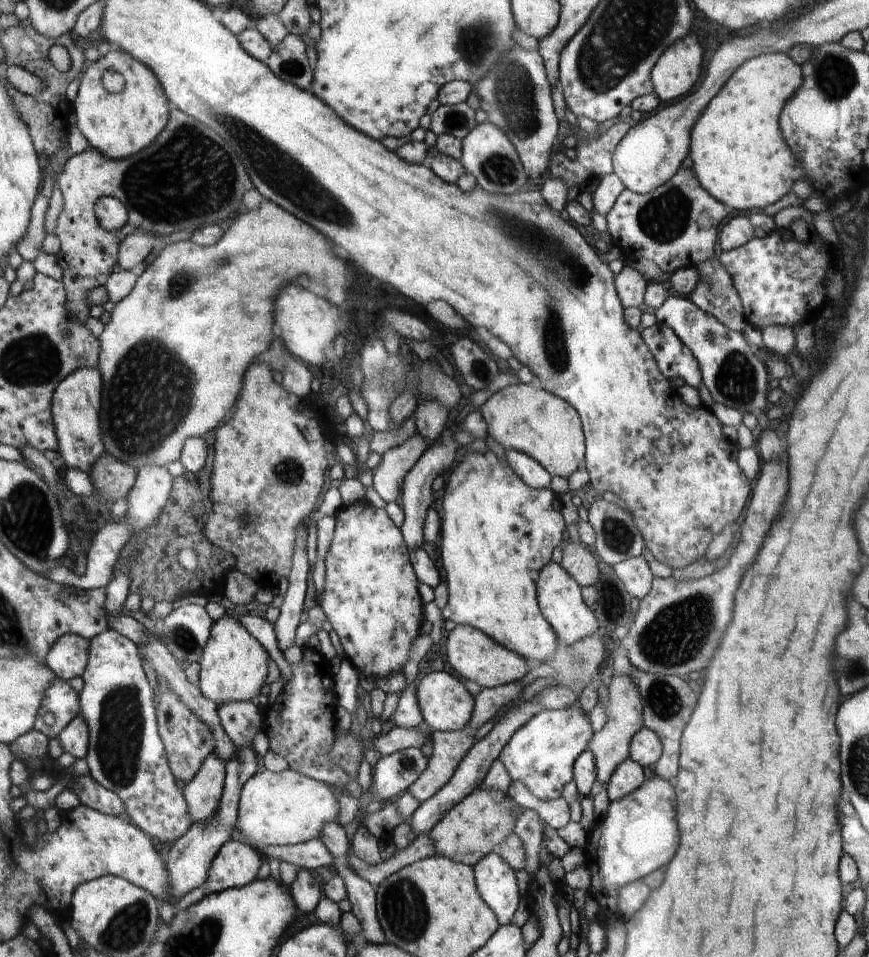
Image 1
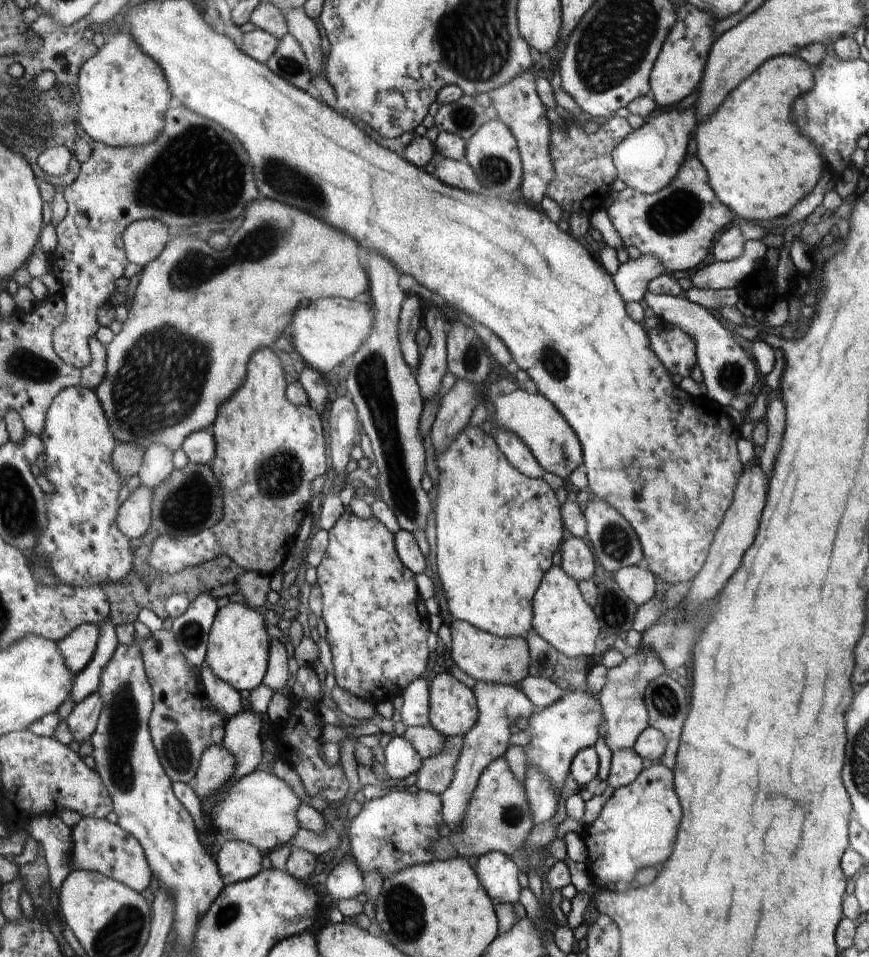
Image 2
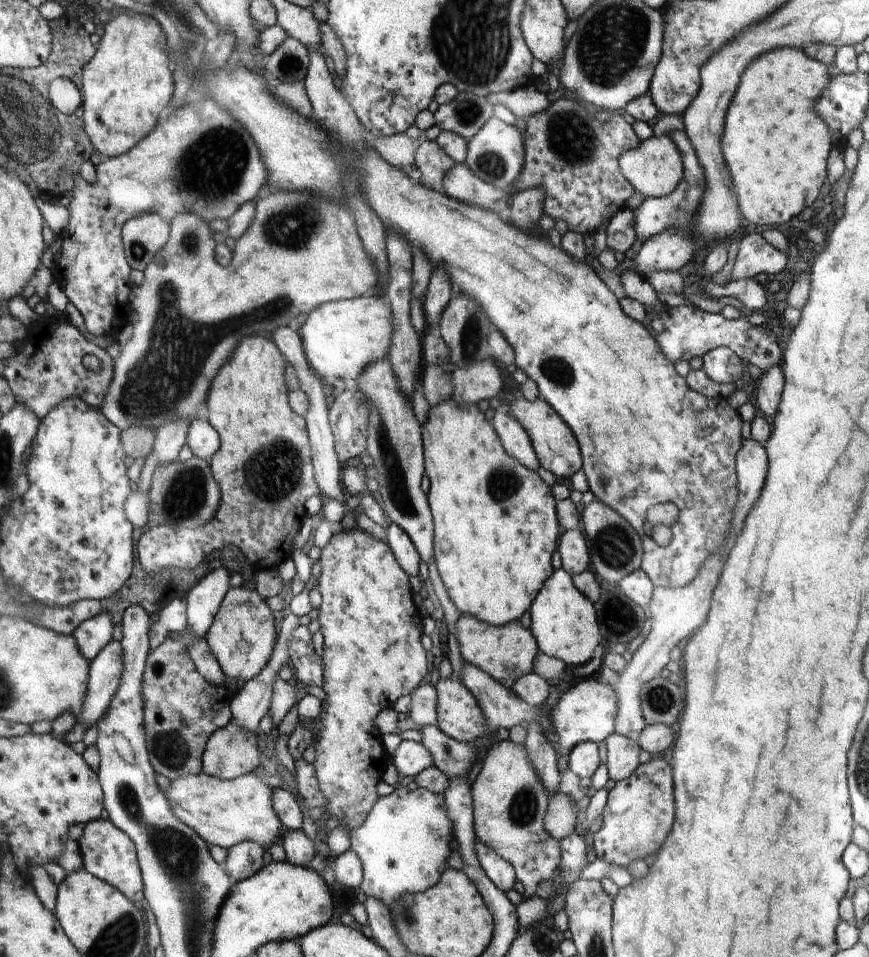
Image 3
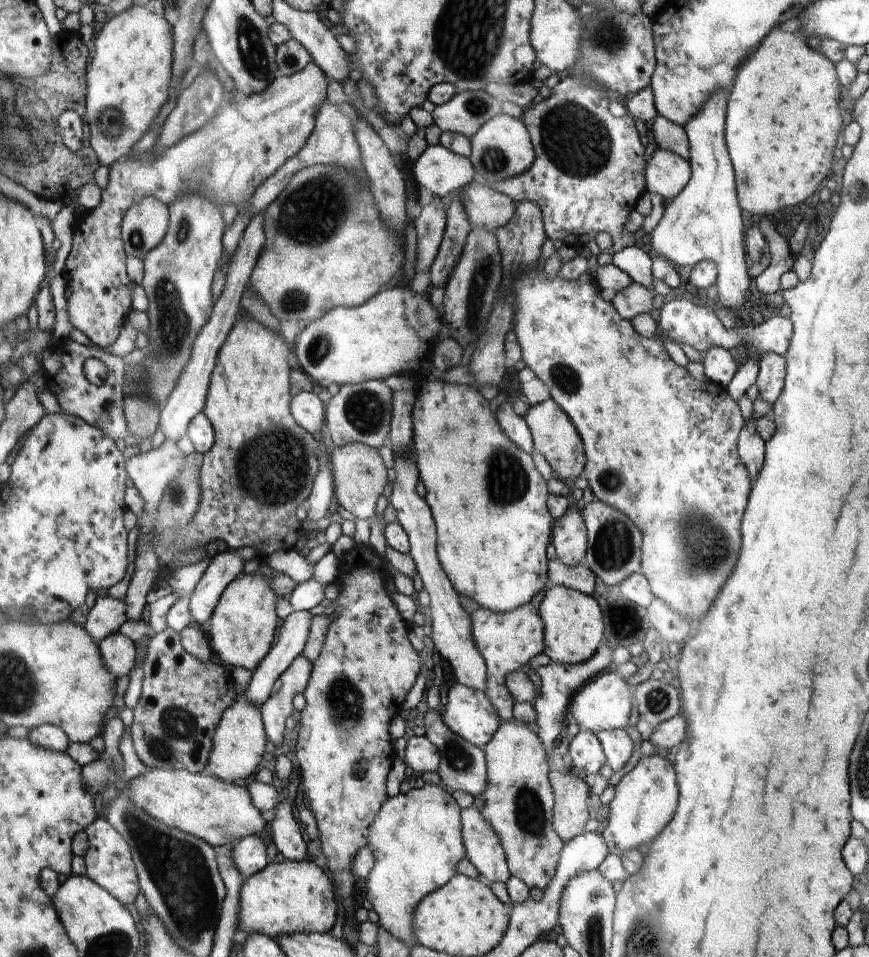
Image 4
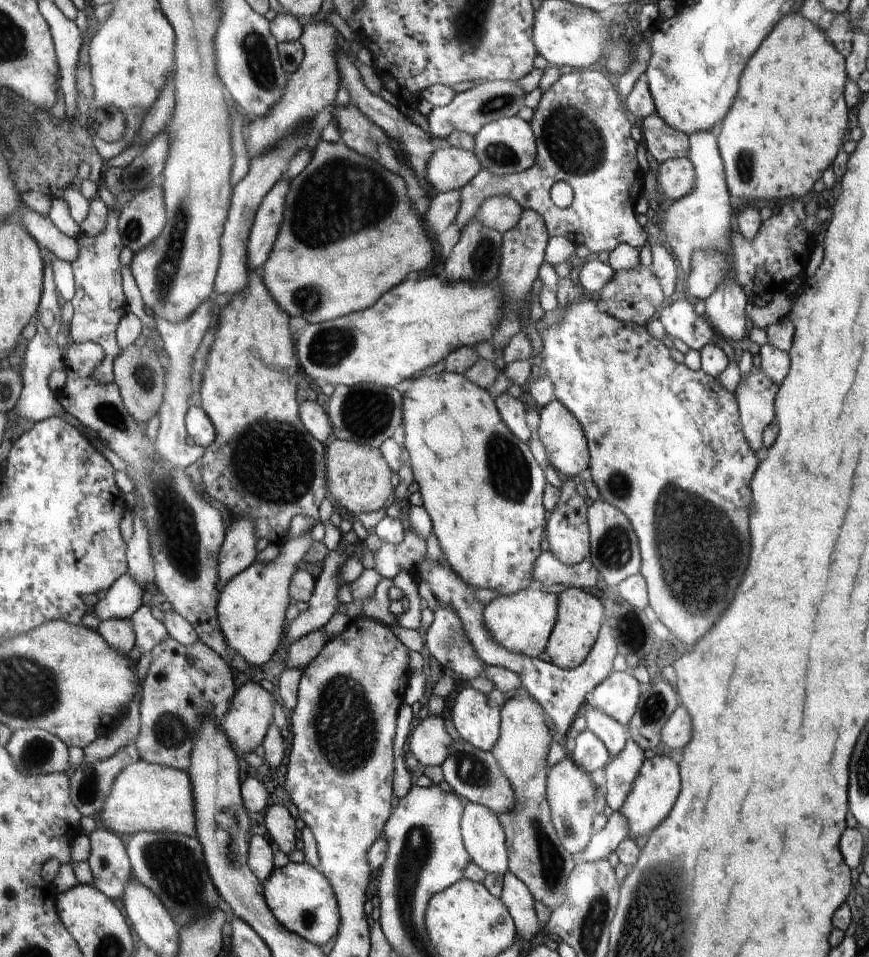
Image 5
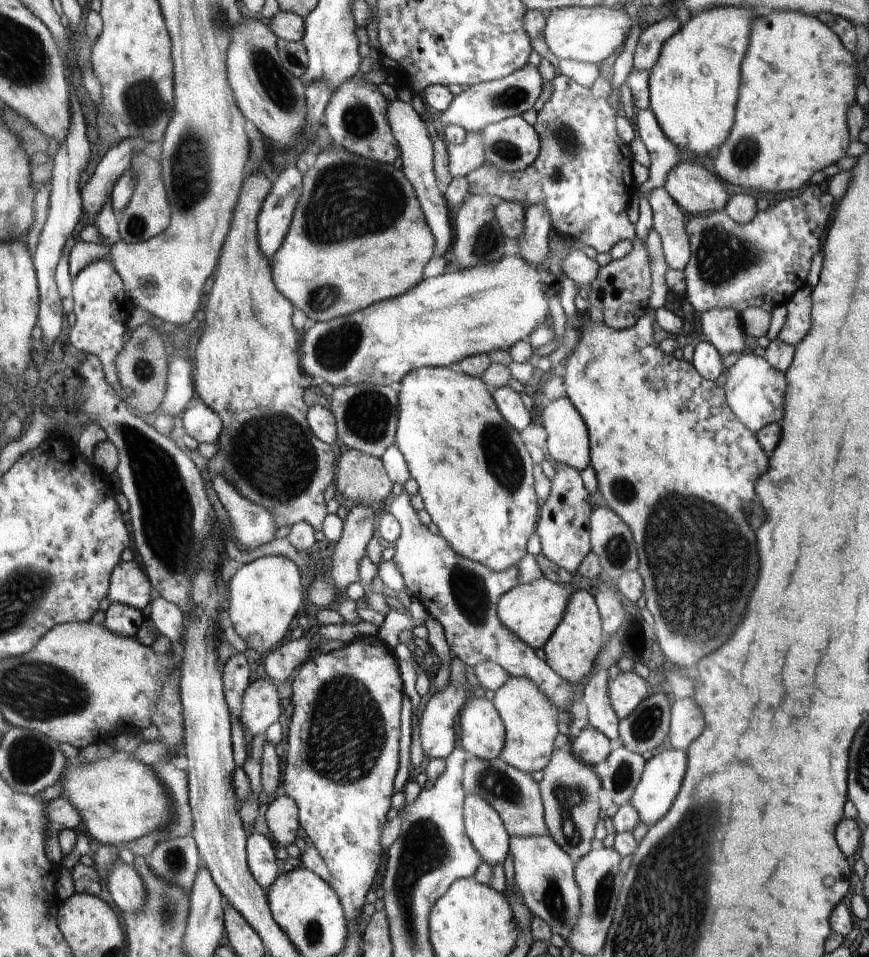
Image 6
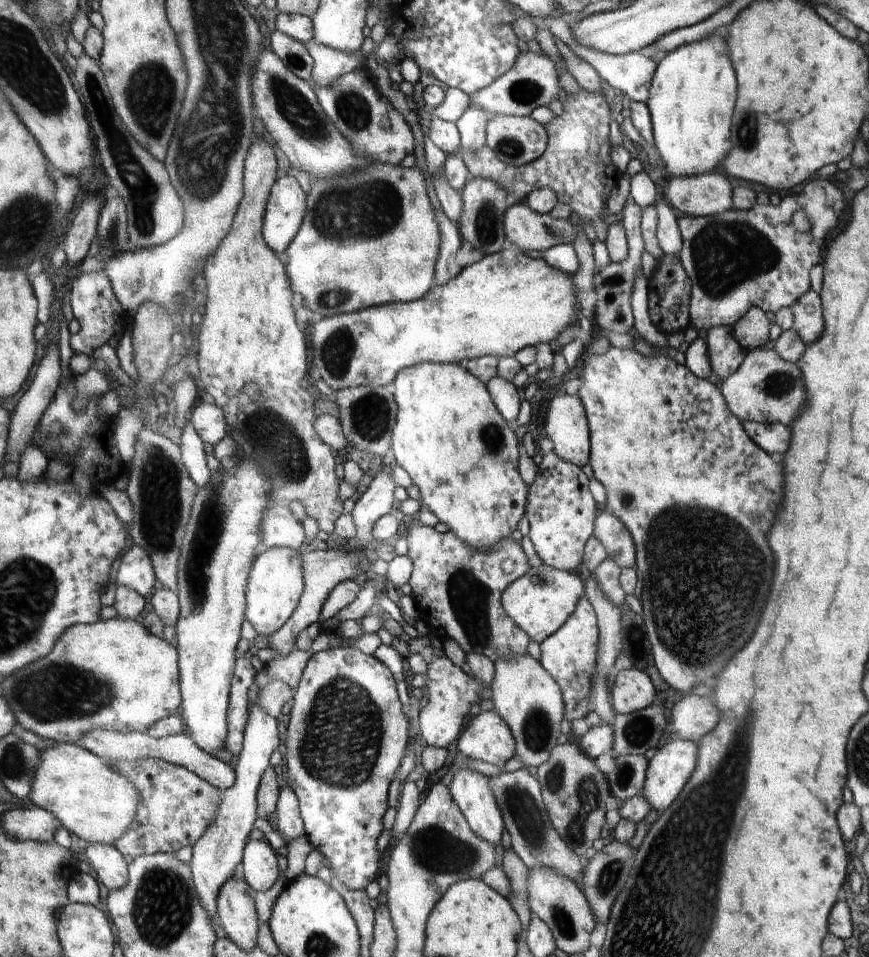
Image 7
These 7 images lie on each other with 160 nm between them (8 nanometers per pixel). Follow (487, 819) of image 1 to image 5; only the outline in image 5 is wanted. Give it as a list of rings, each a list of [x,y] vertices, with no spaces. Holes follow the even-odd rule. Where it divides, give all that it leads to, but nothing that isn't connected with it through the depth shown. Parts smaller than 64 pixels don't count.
[[[524,690],[498,707],[501,712],[501,737],[490,754],[498,762],[504,778],[510,782],[515,796],[512,810],[493,813],[505,830],[509,871],[528,887],[536,902],[554,911],[567,902],[568,878],[576,861],[557,835],[546,800],[546,756],[552,738],[546,726],[545,710]]]

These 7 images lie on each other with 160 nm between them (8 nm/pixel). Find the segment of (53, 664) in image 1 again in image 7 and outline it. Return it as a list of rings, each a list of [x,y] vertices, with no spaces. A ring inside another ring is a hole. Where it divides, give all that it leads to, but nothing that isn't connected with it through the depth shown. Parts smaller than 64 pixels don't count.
[[[132,545],[120,562],[116,584],[127,586],[146,598],[153,591],[156,581],[149,554],[140,545]]]

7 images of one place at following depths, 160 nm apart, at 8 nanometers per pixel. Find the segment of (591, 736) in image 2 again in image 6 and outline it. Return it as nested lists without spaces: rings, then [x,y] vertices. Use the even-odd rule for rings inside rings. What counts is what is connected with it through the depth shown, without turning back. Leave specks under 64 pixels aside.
[[[620,672],[615,679],[608,678],[610,704],[619,720],[633,715],[648,696],[646,682],[632,672]]]

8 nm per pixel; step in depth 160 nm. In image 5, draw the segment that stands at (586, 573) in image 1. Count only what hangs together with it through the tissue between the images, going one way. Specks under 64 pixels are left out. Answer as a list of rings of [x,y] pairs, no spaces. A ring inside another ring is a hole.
[[[563,478],[559,488],[559,499],[557,505],[550,511],[548,522],[545,524],[546,542],[549,551],[565,565],[581,563],[588,558],[588,525],[586,522],[586,500],[576,492],[576,484],[572,478]]]

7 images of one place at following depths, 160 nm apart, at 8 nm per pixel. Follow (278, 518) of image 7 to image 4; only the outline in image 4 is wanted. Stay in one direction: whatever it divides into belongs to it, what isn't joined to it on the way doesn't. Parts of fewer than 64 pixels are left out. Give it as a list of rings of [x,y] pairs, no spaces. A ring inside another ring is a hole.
[[[226,550],[213,557],[196,587],[192,588],[189,610],[193,623],[207,627],[225,589],[242,575],[244,567],[245,562],[236,550]]]

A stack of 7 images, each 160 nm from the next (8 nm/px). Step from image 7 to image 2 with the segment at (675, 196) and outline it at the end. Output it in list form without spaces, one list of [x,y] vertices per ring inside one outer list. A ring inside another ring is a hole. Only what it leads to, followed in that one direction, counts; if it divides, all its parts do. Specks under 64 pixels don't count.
[[[695,106],[683,112],[673,109],[658,116],[650,116],[648,122],[641,128],[634,129],[634,132],[613,151],[617,178],[622,180],[626,187],[647,195],[668,187],[687,159],[686,148],[690,142],[690,134],[696,130],[697,125]]]

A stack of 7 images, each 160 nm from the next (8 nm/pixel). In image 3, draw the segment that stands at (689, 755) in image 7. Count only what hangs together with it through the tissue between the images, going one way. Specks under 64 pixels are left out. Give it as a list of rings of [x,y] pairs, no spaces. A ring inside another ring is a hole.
[[[656,756],[641,764],[630,778],[619,781],[608,790],[601,815],[602,824],[594,834],[594,852],[598,860],[627,868],[634,860],[644,860],[656,854],[674,822],[674,784],[670,764]]]

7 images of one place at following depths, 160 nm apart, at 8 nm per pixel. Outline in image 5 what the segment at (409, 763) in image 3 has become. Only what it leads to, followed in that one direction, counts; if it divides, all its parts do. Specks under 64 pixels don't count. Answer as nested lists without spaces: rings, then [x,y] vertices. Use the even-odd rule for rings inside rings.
[[[428,716],[409,734],[407,743],[410,753],[426,767],[441,766],[452,752],[453,739],[445,728],[444,718]]]

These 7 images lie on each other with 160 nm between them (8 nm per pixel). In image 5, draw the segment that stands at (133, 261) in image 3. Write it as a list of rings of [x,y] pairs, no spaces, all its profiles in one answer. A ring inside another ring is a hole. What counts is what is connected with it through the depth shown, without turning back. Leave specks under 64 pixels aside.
[[[161,185],[142,189],[120,212],[118,228],[126,248],[136,254],[154,242],[164,230],[167,218]]]

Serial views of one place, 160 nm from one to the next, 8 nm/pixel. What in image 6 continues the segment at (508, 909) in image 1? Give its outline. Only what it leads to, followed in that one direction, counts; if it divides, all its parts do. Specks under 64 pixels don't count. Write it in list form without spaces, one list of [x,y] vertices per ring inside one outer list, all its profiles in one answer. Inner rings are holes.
[[[478,794],[466,796],[465,833],[470,844],[492,868],[509,858],[510,834],[501,816]]]

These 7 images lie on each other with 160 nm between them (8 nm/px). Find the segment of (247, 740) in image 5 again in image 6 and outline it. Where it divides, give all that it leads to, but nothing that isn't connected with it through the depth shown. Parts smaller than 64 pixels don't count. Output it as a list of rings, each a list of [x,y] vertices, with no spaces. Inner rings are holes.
[[[262,675],[244,690],[239,719],[254,738],[266,734],[268,727],[279,721],[280,706],[277,686]]]

